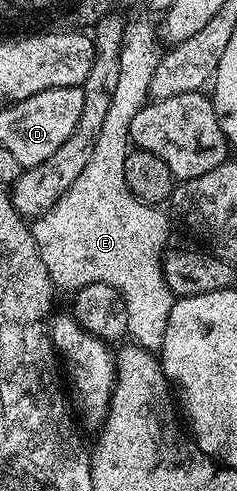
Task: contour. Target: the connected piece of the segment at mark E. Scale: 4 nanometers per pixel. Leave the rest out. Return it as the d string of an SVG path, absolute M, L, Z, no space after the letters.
M128 19L124 24L124 40L122 41L122 49L120 50L120 69L118 71L118 85L114 85L114 93L110 97L110 109L106 109L106 119L102 121L102 129L98 133L98 137L94 141L94 153L90 157L90 162L86 164L86 169L82 169L82 174L78 176L78 181L74 181L74 185L70 185L70 189L66 189L66 193L62 193L62 197L58 197L58 201L50 209L46 209L46 213L35 216L31 220L30 226L32 236L38 245L38 253L42 257L42 265L46 265L46 273L50 273L52 278L53 288L60 287L67 293L74 293L79 287L86 285L94 285L101 283L102 285L110 285L114 289L118 289L118 293L126 301L126 309L128 310L128 335L133 339L135 346L145 347L147 351L153 353L159 352L162 345L162 337L166 333L166 321L170 317L170 309L174 302L174 296L170 288L166 285L166 277L164 276L164 257L168 243L168 223L170 219L167 214L164 215L159 206L151 203L143 203L138 197L134 197L134 193L130 193L130 189L126 185L126 157L130 150L130 140L128 138L128 130L130 129L130 121L134 121L134 113L138 113L144 108L145 103L149 102L150 96L150 81L154 78L154 69L158 65L162 54L162 43L158 38L158 31L155 26L152 27L144 19Z

